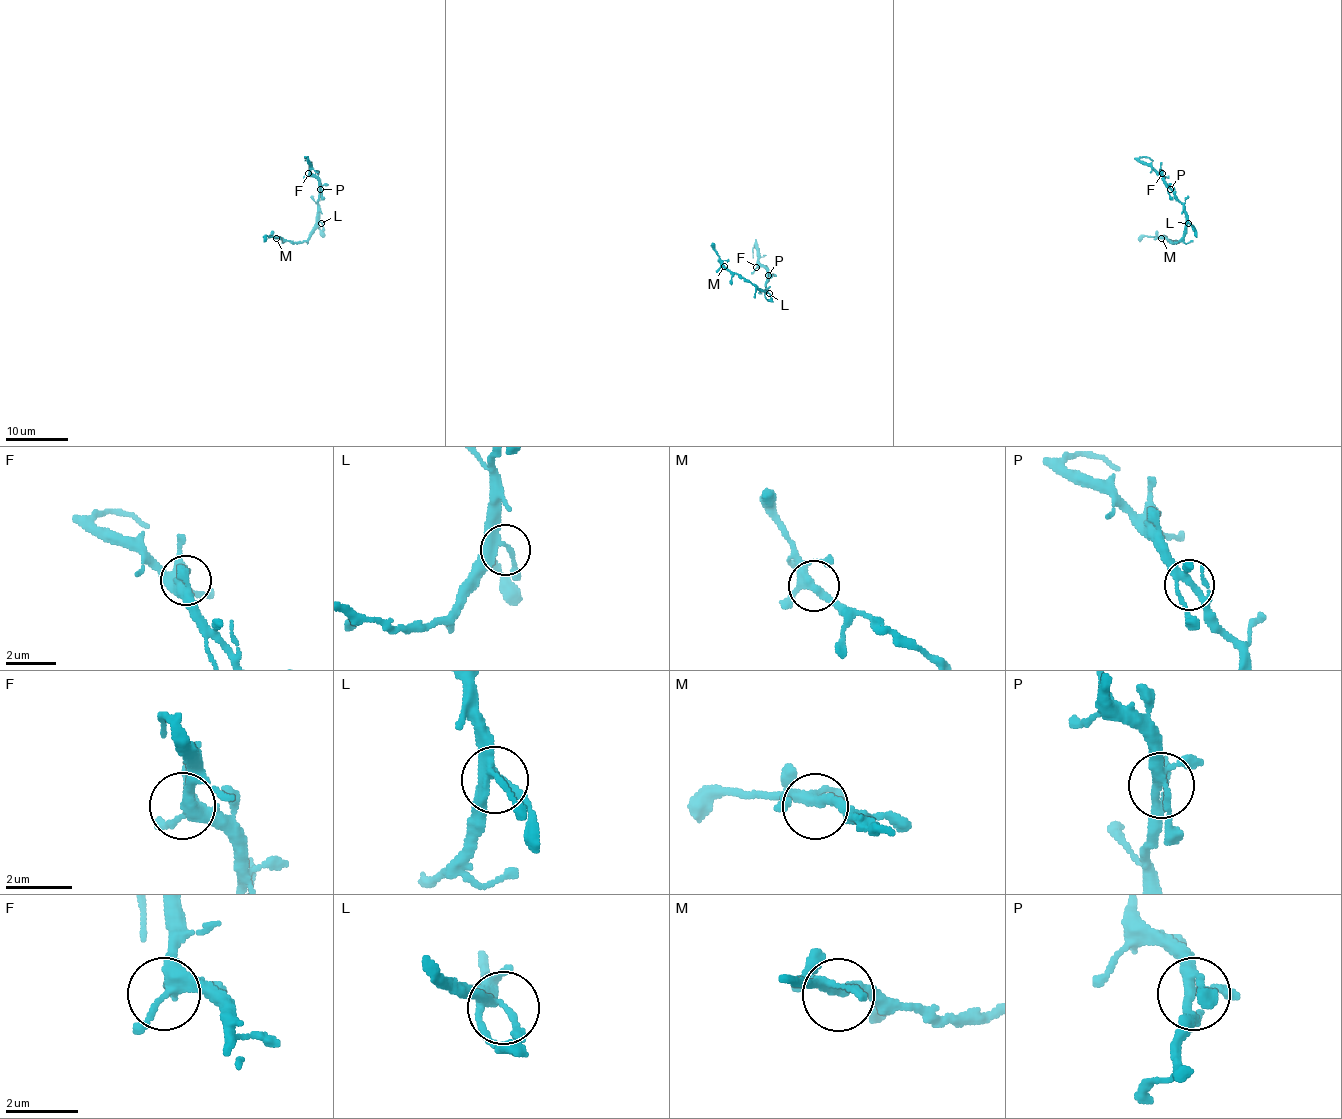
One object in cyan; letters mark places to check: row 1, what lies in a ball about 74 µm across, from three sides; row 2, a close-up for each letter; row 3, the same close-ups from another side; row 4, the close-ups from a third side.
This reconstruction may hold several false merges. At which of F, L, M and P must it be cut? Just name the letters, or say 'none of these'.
none of these

